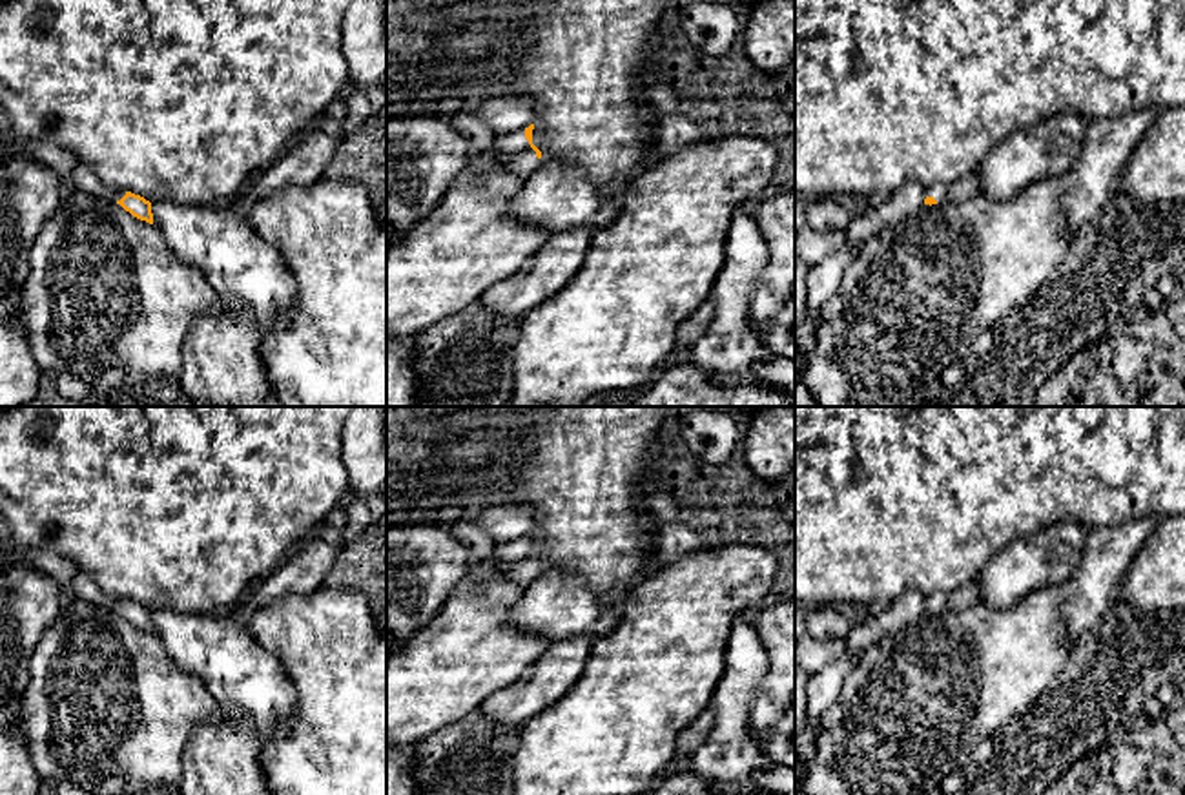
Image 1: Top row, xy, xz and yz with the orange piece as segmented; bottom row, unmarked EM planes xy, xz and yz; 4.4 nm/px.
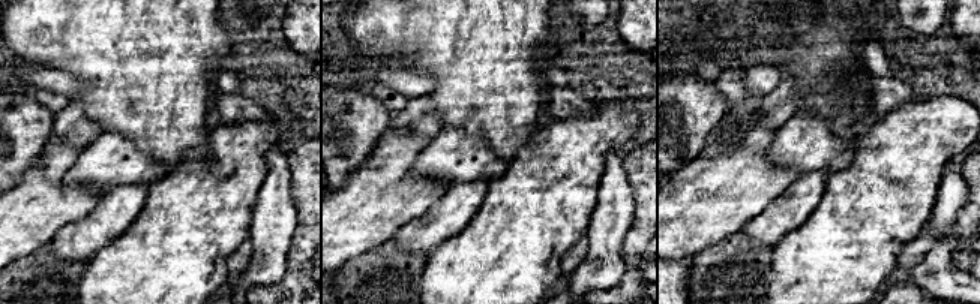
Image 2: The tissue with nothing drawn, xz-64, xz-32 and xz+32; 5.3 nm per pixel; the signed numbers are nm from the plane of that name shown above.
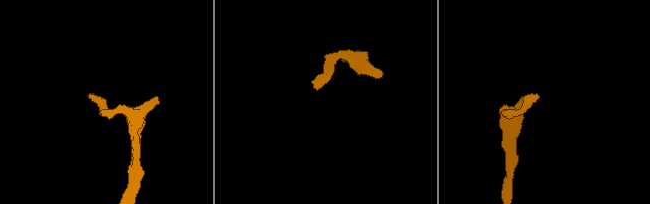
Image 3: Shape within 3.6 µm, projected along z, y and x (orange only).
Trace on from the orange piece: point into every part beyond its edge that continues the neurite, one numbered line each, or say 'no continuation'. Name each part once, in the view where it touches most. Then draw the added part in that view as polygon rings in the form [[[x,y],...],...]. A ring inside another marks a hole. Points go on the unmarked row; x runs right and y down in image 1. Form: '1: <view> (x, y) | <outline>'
1: xz (513, 558) | [[[525,538],[498,543],[494,549],[496,565],[516,583],[527,587],[540,573],[541,567],[525,547]]]

